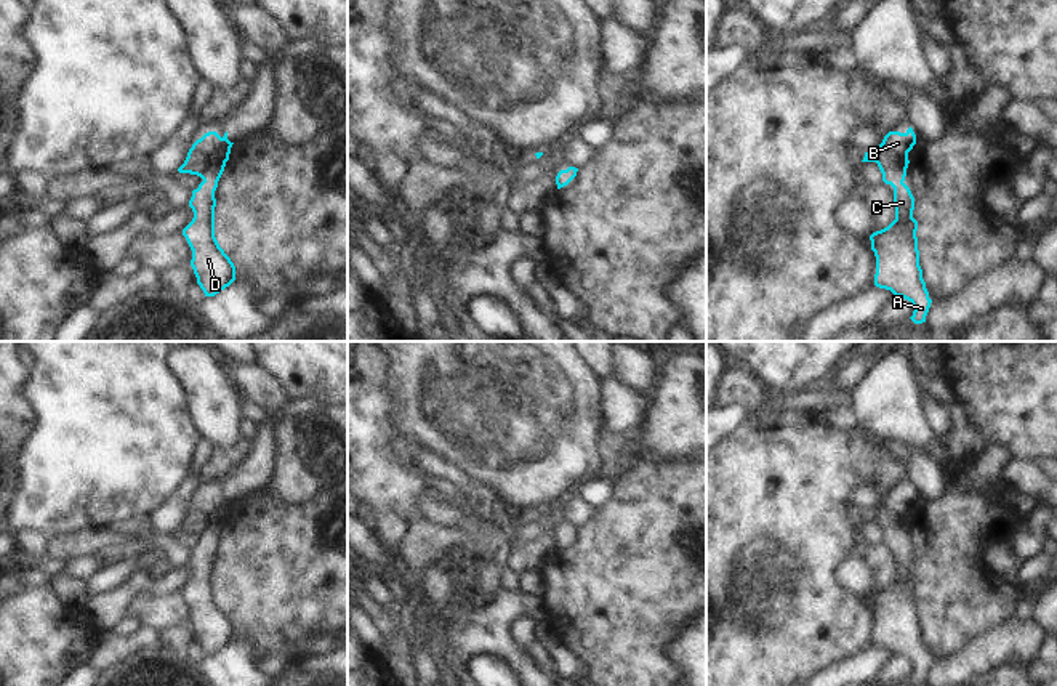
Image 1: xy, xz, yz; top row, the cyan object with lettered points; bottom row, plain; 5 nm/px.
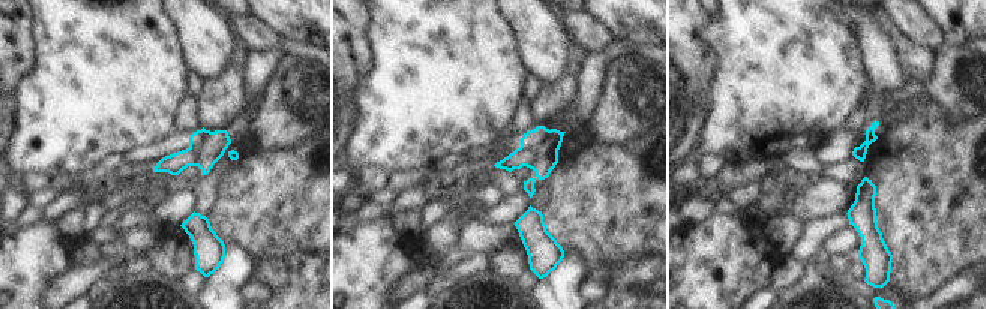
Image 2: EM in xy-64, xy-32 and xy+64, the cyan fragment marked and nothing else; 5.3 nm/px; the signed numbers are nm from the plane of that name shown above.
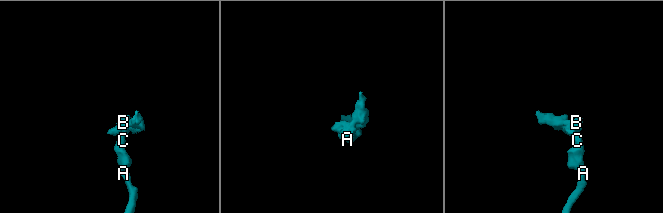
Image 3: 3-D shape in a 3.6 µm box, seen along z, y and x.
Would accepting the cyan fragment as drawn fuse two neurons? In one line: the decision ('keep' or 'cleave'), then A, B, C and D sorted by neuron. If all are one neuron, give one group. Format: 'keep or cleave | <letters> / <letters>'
keep | A B C D

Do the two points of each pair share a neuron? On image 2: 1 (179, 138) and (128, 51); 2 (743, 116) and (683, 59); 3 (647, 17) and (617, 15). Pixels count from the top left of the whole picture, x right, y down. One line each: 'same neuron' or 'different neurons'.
1: different neurons
2: different neurons
3: same neuron

